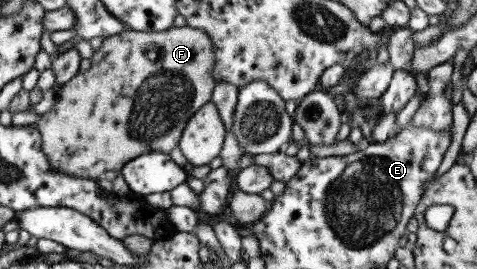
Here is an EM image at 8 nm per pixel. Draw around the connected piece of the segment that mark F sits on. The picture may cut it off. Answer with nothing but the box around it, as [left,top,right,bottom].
[35,26,216,181]

